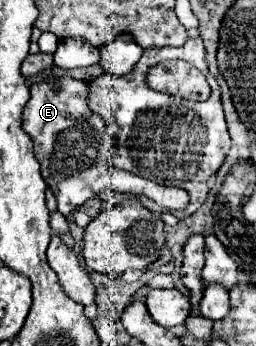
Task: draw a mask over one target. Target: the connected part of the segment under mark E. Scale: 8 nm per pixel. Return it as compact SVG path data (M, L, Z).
M63 76L57 80L61 90L51 88L51 84L31 84L31 98L23 108L21 124L29 132L35 148L35 158L41 164L41 176L57 198L57 210L69 218L79 210L89 198L91 192L99 194L105 188L113 188L123 194L147 196L153 202L161 204L167 210L183 210L189 204L189 196L183 188L165 188L151 180L143 180L129 172L109 168L109 154L115 152L115 140L101 116L93 114L85 102L89 94L89 84Z

